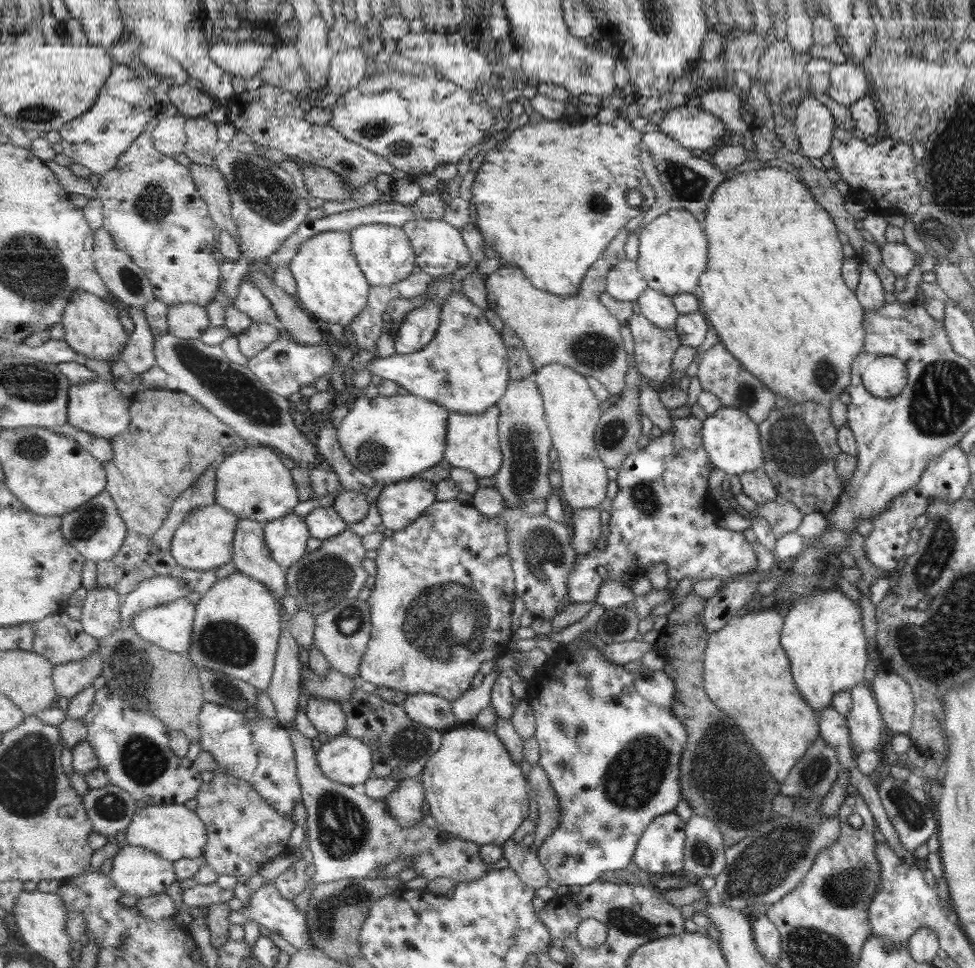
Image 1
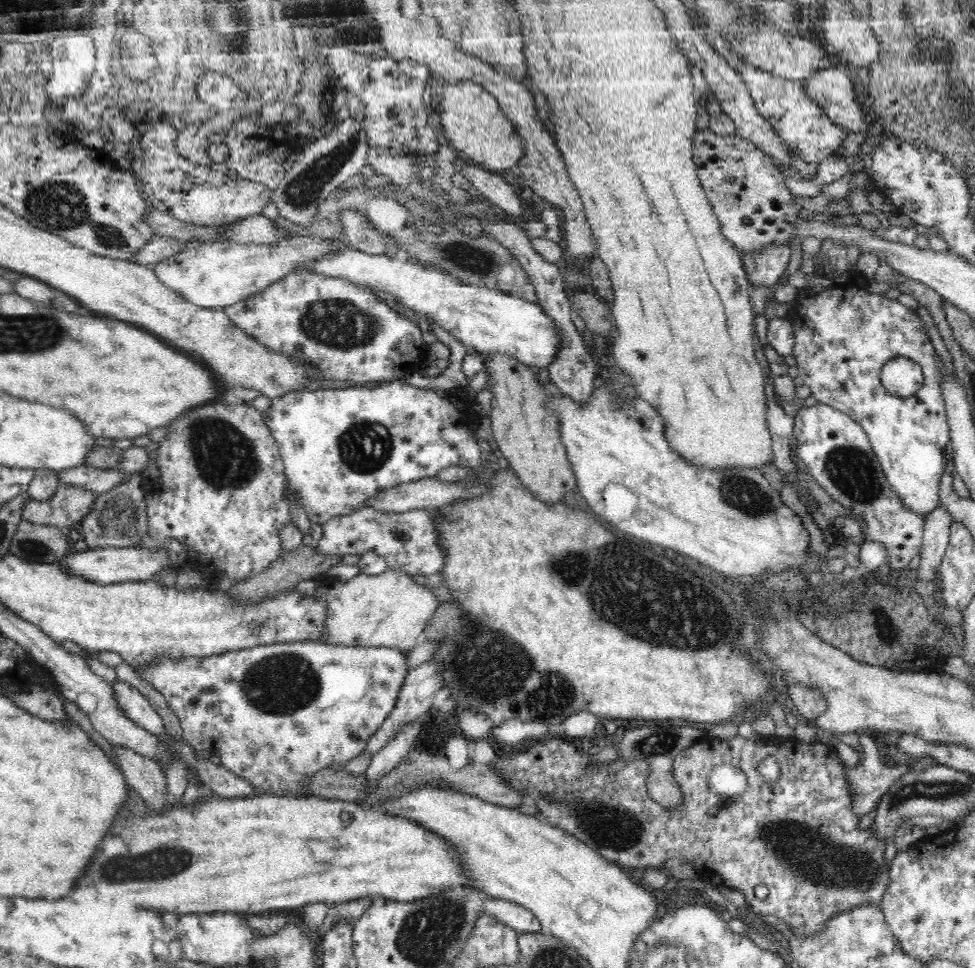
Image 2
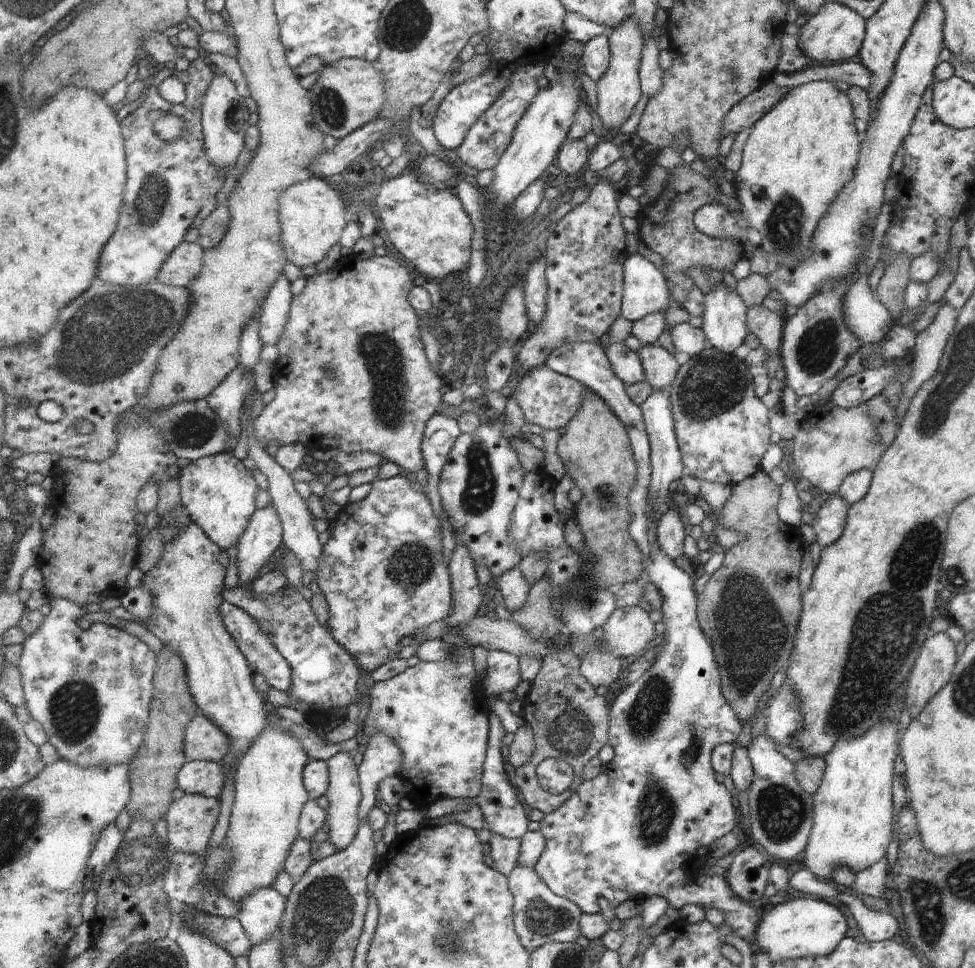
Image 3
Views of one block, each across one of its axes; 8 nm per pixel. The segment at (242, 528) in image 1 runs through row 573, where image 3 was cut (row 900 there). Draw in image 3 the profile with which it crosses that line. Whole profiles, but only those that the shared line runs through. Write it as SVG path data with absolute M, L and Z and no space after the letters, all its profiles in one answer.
M273 888L255 890L243 900L238 919L253 947L280 934L285 909L286 898Z

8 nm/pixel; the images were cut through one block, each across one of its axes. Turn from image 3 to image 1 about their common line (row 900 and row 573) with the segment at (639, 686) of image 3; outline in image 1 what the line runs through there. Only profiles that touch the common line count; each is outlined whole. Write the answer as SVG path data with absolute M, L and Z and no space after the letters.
M691 414L686 417L673 420L674 430L671 430L669 434L655 432L648 444L642 449L631 452L631 454L629 454L629 456L627 456L624 460L621 468L617 470L618 476L616 482L618 485L618 492L612 501L612 518L609 522L610 532L609 538L607 539L607 545L603 551L597 550L595 547L595 551L591 551L591 553L587 553L587 555L579 555L579 552L576 552L577 561L575 561L575 566L573 566L573 571L571 571L572 573L570 574L570 578L567 579L569 598L571 598L572 603L589 602L589 604L595 604L595 600L599 598L599 590L601 590L601 586L603 586L603 582L605 582L605 577L609 577L609 580L615 580L623 583L623 574L627 574L627 572L646 574L648 568L657 566L660 562L665 563L668 566L668 575L671 580L675 581L680 581L687 577L693 581L699 581L706 578L718 578L717 580L721 580L723 584L728 584L737 578L739 574L743 574L744 572L751 570L751 568L755 568L755 554L753 554L751 546L745 542L743 534L733 534L731 530L717 528L717 526L713 524L713 522L717 520L717 517L713 518L713 508L707 508L707 506L709 506L709 498L707 498L708 492L703 492L703 490L705 490L705 486L707 486L707 478L709 478L707 474L709 474L709 469L712 470L713 466L710 463L709 455L706 453L705 447L702 445L701 420Z

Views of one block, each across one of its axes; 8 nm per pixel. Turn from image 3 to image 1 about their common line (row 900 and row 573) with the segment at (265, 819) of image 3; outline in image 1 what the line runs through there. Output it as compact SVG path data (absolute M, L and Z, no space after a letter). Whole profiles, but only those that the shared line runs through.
M240 571L227 578L222 578L201 597L196 605L191 652L187 655L195 665L201 664L205 669L240 678L256 686L258 690L269 693L270 684L274 678L282 628L285 627L285 621L283 621L285 612L282 612L282 604L263 583Z

